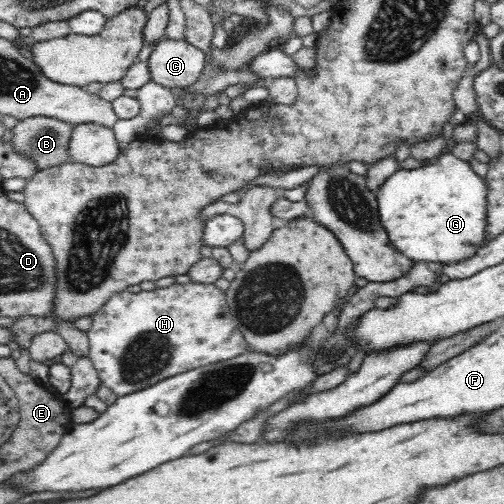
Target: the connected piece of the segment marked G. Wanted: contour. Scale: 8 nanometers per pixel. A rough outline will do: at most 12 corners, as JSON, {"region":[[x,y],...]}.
{"region":[[447,150],[375,193],[412,262],[457,263],[485,240],[486,182]]}

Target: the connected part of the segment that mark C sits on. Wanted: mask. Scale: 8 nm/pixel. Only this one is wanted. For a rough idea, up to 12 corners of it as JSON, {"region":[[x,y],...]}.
{"region":[[182,40],[154,44],[151,80],[186,88],[204,68],[204,53]]}

